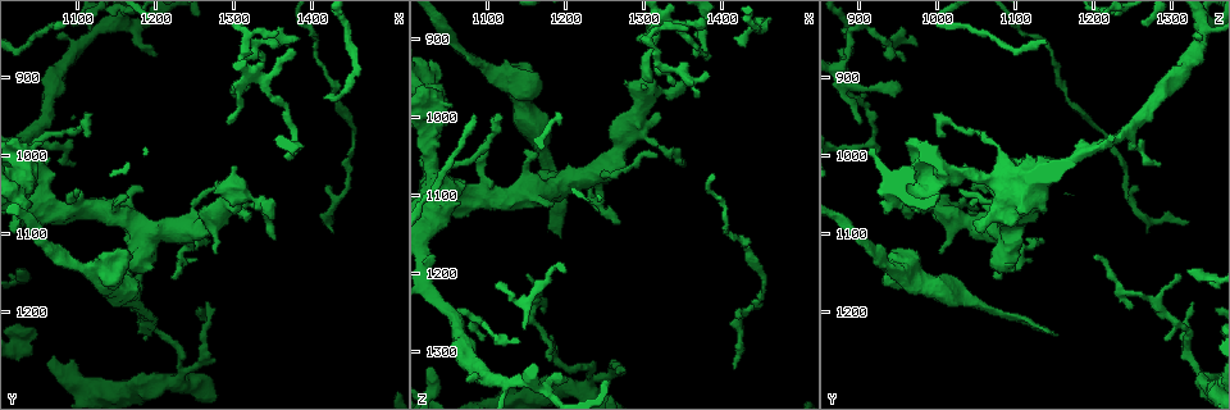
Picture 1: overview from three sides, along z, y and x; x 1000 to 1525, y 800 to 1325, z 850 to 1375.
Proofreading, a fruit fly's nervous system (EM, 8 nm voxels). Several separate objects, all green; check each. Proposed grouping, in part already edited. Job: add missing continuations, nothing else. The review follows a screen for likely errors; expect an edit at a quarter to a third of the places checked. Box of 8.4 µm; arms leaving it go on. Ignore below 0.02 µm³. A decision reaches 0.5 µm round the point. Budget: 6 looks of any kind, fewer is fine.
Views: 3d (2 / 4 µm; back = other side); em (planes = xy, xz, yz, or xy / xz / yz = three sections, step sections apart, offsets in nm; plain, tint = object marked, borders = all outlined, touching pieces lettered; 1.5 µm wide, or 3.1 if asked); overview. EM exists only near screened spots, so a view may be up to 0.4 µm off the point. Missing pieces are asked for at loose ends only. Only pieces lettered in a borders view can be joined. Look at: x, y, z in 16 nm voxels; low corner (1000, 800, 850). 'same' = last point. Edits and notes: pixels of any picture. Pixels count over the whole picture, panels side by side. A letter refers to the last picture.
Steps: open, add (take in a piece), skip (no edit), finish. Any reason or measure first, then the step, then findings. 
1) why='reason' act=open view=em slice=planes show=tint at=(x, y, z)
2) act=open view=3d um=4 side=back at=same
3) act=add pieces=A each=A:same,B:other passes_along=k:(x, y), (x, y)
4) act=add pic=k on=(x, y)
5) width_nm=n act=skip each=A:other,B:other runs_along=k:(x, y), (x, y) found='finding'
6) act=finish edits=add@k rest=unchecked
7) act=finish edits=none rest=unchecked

why='an open end' act=open view=em slice=yz step=4 show=tint at=(1265, 1110, 1140)

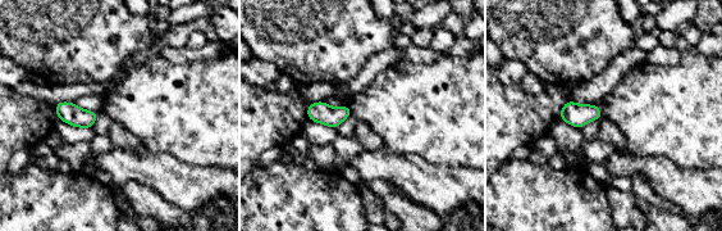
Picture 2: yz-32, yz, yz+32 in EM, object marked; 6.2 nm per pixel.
act=open view=em slice=planes show=borders at=same

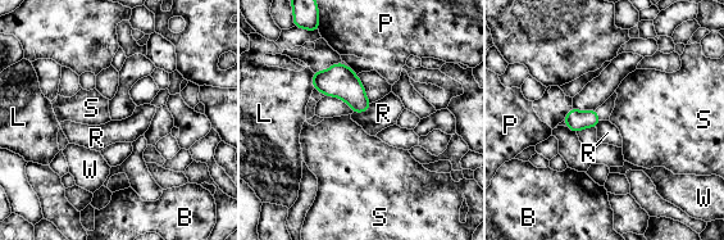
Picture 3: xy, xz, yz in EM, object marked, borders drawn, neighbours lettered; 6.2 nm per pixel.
width_nm=110 act=skip each=B:other,L:other,P:other,R:other,S:other,W:other border=3:(372, 103), (365, 111), (353, 113) found='no lettered piece goes on from it'

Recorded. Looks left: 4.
why='branch stops here' act=open view=3d um=2 at=(1275, 1030, 950)

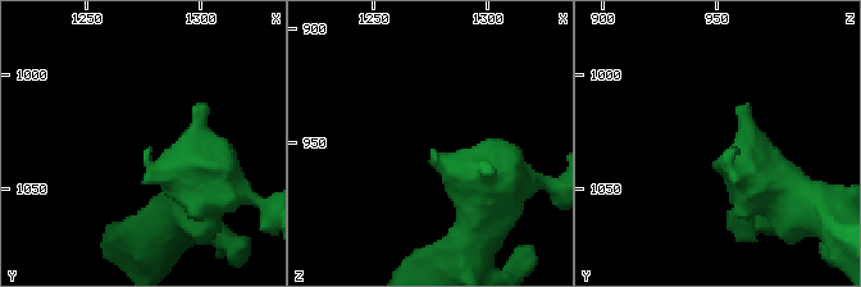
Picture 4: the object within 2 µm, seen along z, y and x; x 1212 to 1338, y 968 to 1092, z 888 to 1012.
act=open view=em slice=yz step=8 show=borders at=(1275, 1035, 954)

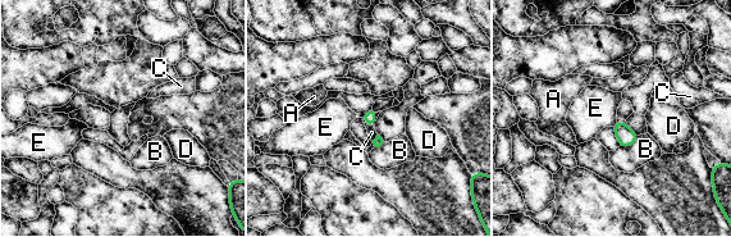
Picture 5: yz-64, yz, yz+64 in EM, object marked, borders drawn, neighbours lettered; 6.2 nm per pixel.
act=open view=em slice=planes show=borders at=same

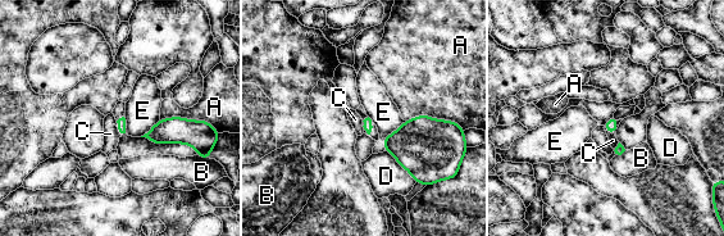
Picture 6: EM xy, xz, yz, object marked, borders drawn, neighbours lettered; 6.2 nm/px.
act=skip each=A:other,B:other,C:other,D:other,E:other border=6:(115, 127), (121, 136) found='none of them fits'

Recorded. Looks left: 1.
act=finish edits=none rest=unchecked

